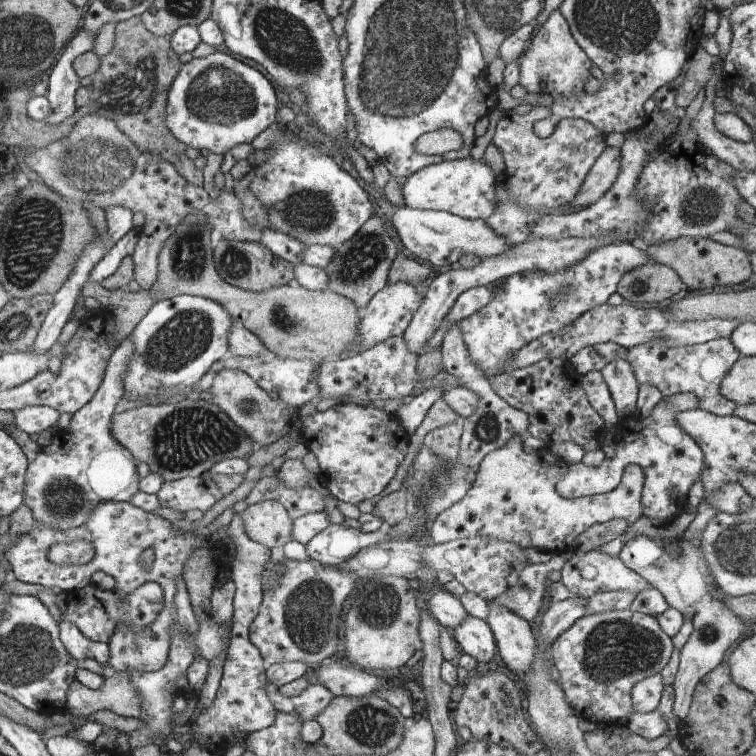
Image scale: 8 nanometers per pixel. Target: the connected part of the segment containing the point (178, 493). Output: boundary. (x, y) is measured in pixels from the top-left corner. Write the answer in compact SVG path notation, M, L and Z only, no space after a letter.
M207 475L184 477L175 481L164 481L157 492L160 505L172 510L202 510L204 513L211 505L224 496L215 482Z

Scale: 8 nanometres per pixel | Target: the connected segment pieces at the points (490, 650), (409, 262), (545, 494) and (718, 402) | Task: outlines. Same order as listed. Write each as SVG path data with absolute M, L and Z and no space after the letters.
M468 615L454 632L461 652L469 654L477 662L491 663L498 660L497 639L485 620Z
M398 252L390 267L387 284L408 282L412 286L421 288L432 276L430 268L426 264Z
M514 436L506 446L490 452L480 463L476 480L461 501L444 510L428 526L429 536L434 544L447 543L458 539L475 537L483 534L485 537L518 544L520 548L539 548L550 553L577 551L574 540L586 532L592 524L608 522L613 518L622 518L631 523L646 516L642 504L644 492L644 472L638 464L629 464L624 468L620 484L609 493L583 496L580 498L562 498L556 489L557 483L568 472L568 464L556 456L548 456L544 451L526 452L520 436Z
M730 337L716 338L705 343L676 346L666 339L656 342L642 343L628 349L626 360L632 366L639 386L650 384L658 388L664 397L678 394L678 392L692 392L700 400L698 406L714 415L734 415L737 404L729 401L720 394L720 384L730 367L741 357Z

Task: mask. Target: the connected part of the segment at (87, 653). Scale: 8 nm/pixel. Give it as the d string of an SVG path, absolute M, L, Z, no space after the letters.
M60 622L60 640L66 650L82 664L85 660L92 659L99 663L107 663L110 658L109 643L100 643L86 638L74 624Z

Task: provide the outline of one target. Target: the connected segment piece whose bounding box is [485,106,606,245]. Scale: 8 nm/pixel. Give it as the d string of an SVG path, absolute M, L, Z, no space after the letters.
M545 106L532 107L526 114L518 114L514 109L503 113L494 132L493 143L504 157L504 174L508 180L508 198L504 204L498 203L486 222L504 236L510 244L520 244L530 237L532 224L552 210L572 203L580 192L589 170L605 152L606 140L596 130L594 123L578 118L562 118L554 133L542 139L534 134L534 124L548 118L552 110Z

